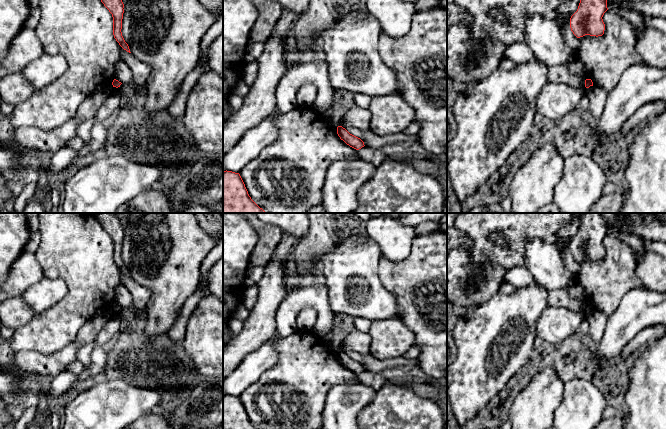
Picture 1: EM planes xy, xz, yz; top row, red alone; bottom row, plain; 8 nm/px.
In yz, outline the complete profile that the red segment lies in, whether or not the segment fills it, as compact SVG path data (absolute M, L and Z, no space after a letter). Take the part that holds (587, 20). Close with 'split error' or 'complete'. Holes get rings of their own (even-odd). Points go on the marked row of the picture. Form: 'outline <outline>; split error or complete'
outline M580 0L577 11L570 18L571 31L577 38L602 36L605 30L602 17L607 10L607 0Z; complete

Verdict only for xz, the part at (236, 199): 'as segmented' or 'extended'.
as segmented

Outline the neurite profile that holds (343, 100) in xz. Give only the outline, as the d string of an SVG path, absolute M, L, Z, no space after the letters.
M338 90L334 92L334 103L322 116L324 119L335 126L341 124L345 112L355 103L354 94L349 91Z

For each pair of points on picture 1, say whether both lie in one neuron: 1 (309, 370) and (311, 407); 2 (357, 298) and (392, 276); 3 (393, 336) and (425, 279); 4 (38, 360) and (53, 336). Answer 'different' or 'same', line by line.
1: same
2: different
3: different
4: different

